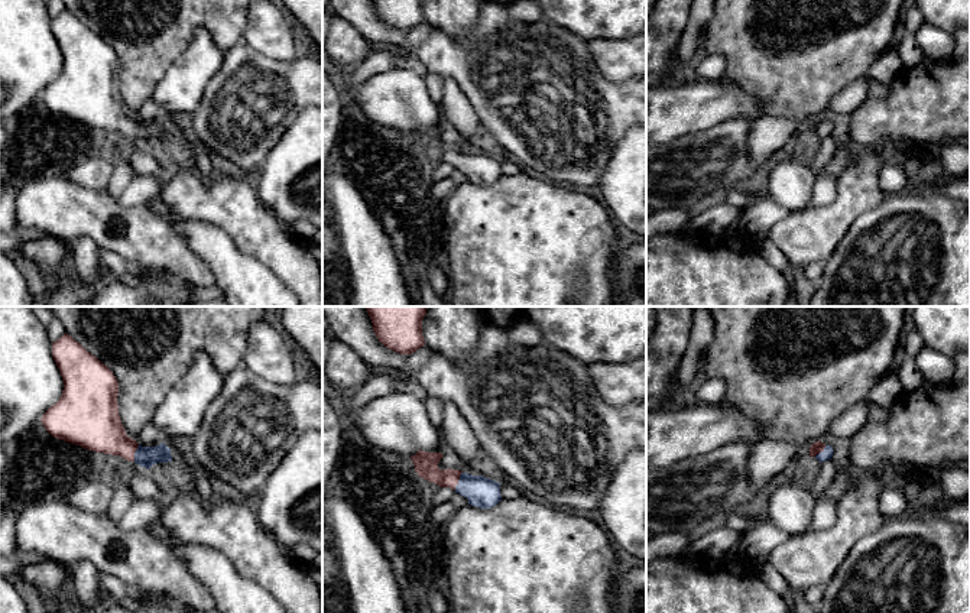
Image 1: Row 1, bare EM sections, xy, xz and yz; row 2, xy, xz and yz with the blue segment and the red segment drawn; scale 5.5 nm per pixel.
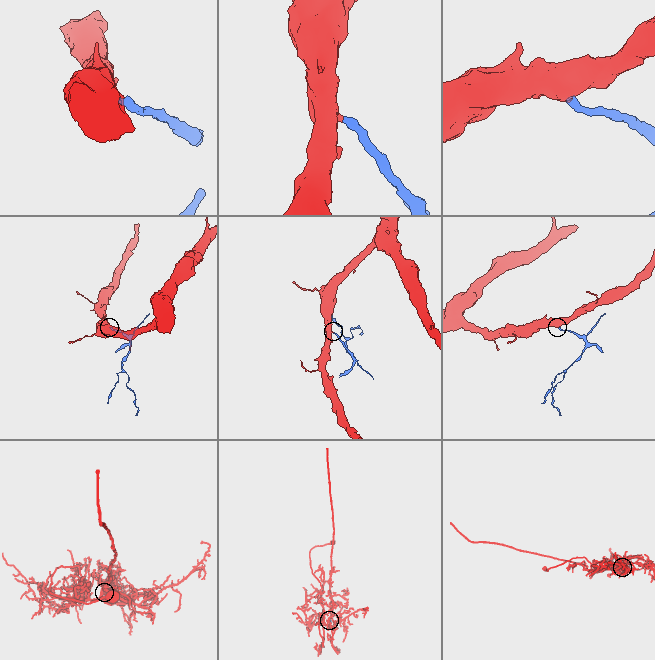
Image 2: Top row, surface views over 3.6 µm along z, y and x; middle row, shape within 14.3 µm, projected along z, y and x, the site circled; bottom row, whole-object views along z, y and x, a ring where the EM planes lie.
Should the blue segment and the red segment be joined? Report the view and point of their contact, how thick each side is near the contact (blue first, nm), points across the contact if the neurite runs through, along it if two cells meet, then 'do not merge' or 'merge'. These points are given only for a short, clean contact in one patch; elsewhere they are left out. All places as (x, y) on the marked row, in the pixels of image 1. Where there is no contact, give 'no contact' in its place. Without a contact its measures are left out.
xz (458, 480) | 170/130 nm | across xz (484, 493), (458, 480), (440, 477), (425, 463) | merge

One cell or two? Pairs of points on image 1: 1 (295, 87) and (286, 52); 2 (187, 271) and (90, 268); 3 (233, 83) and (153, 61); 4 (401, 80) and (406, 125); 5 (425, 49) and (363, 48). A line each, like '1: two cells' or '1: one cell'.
1: two cells
2: two cells
3: two cells
4: one cell
5: two cells

